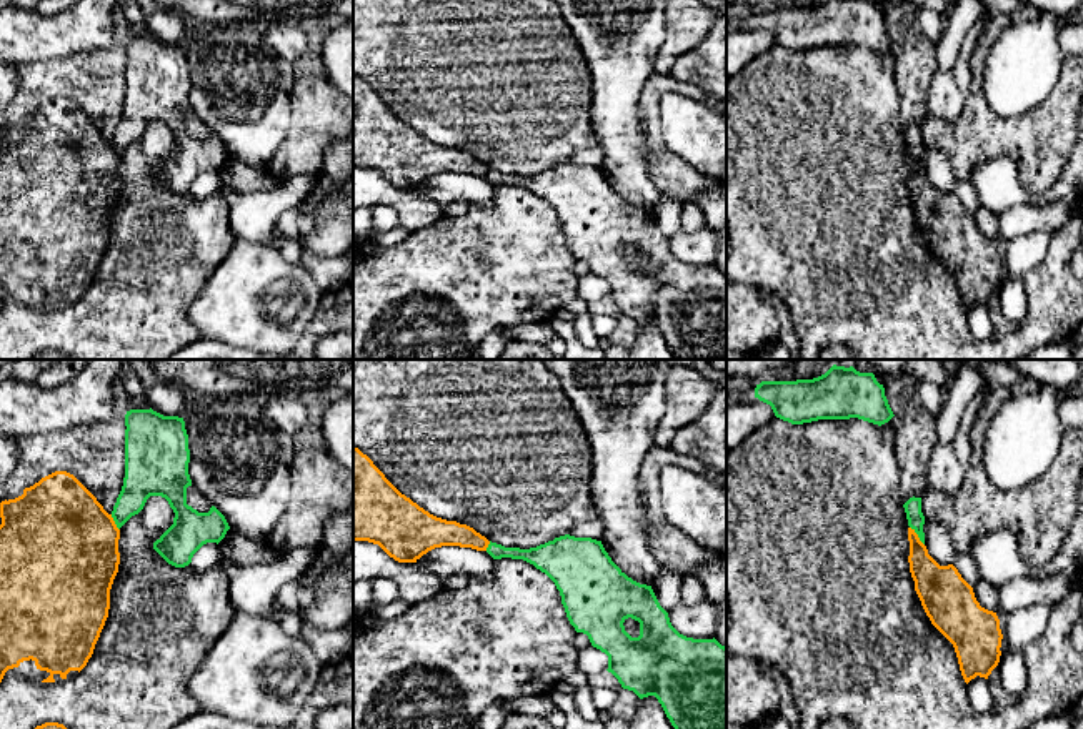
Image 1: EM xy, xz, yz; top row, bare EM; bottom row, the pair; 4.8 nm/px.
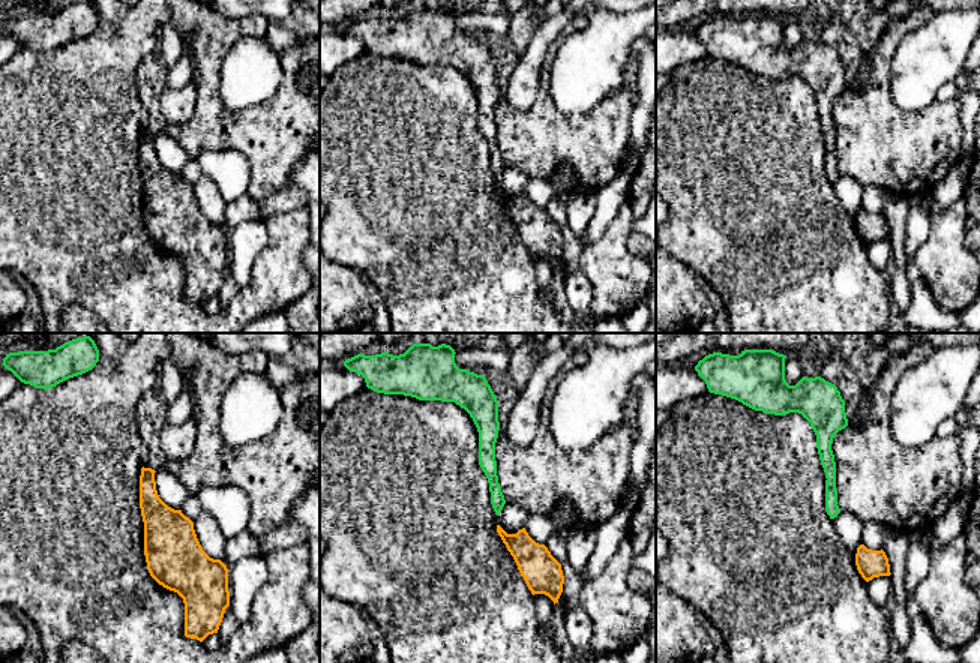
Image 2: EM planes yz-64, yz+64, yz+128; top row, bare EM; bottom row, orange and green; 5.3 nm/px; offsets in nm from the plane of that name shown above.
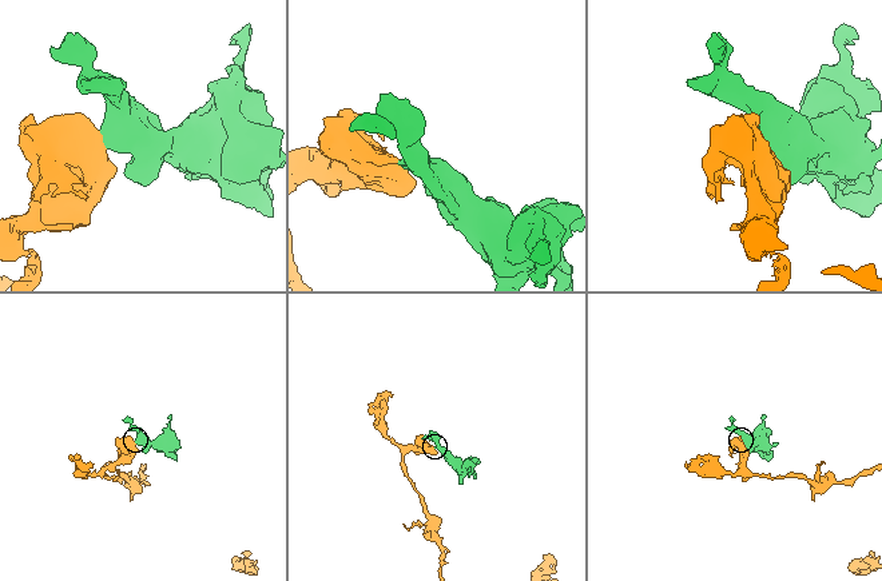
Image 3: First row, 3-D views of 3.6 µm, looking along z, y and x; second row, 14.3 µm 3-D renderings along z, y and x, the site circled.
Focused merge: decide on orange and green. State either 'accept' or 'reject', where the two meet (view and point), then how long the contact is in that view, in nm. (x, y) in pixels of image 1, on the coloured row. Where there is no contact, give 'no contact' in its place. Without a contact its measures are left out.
reject | yz (917, 536) | 120 nm

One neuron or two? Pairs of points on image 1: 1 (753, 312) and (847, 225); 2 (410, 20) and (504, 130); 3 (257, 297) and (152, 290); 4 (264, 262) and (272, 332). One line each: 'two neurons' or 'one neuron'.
1: two neurons
2: one neuron
3: two neurons
4: one neuron

